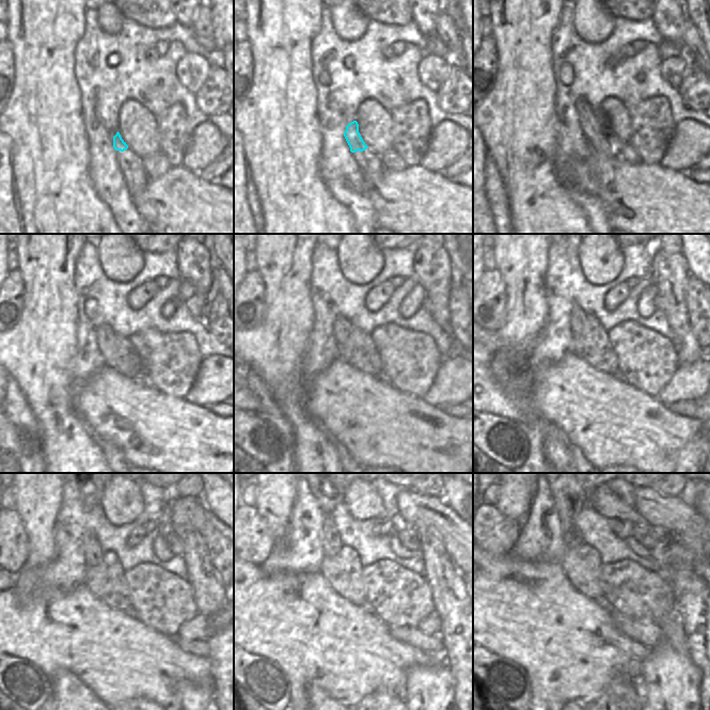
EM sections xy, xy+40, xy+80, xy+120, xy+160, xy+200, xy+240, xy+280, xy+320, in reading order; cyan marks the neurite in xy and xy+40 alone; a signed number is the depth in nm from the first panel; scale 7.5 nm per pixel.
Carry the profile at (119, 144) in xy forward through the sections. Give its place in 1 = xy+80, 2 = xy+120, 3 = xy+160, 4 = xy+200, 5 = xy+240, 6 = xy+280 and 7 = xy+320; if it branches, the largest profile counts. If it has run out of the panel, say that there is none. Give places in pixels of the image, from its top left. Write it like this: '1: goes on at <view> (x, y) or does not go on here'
1: goes on at xy+80 (595, 126)
2: goes on at xy+120 (124, 359)
3: goes on at xy+160 (364, 358)
4: goes on at xy+200 (602, 358)
5: goes on at xy+240 (103, 580)
6: goes on at xy+280 (342, 570)
7: goes on at xy+320 (581, 565)

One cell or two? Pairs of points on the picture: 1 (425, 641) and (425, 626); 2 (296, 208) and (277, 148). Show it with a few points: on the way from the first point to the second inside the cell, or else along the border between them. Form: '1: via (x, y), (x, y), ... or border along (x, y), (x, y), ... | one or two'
1: border along (417, 627), (426, 634), (439, 635) | two
2: via (286, 193), (284, 163) | one

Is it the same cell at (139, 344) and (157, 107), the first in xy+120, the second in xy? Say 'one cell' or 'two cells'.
two cells

